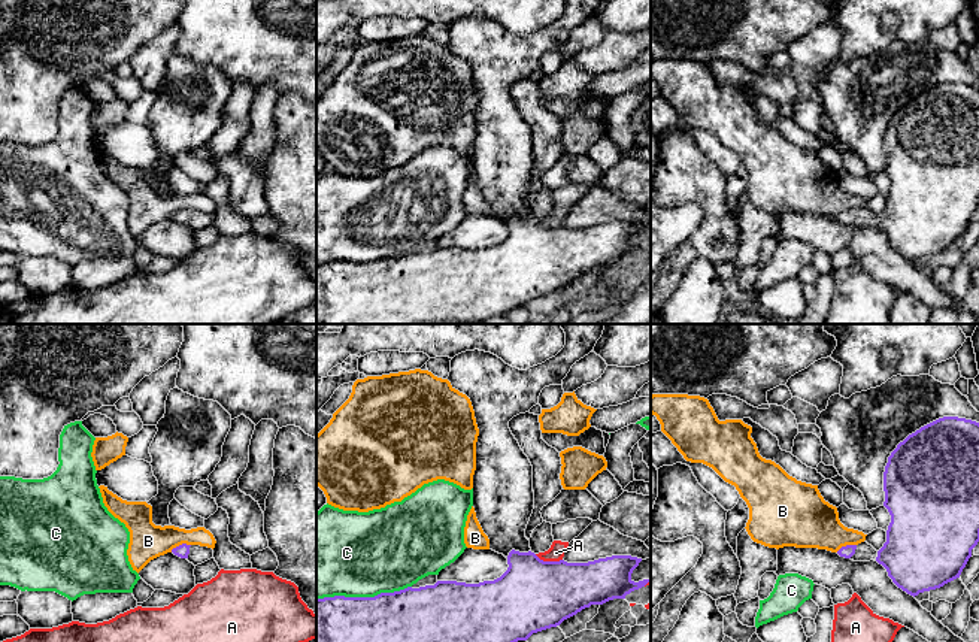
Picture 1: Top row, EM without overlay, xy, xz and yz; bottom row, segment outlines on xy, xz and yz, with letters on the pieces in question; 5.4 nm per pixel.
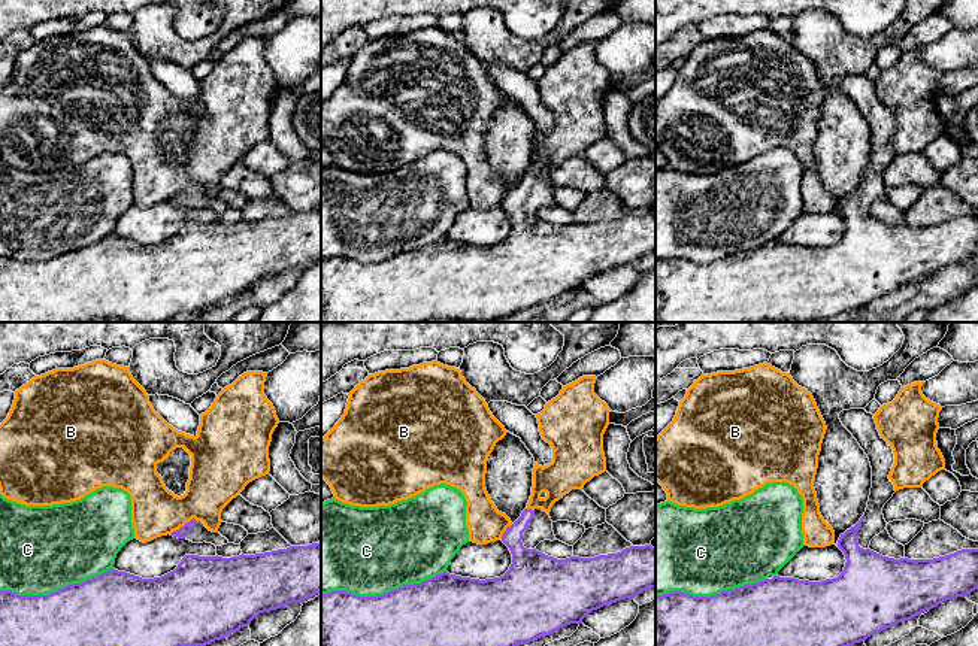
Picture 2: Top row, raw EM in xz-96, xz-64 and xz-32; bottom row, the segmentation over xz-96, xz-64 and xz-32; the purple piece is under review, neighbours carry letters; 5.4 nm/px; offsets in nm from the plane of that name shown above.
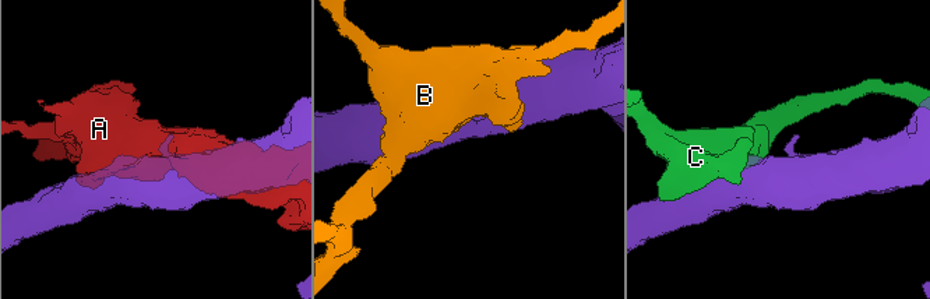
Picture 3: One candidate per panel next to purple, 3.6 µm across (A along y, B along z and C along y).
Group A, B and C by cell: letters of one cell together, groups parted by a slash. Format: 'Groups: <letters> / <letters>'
Groups: A / B / C

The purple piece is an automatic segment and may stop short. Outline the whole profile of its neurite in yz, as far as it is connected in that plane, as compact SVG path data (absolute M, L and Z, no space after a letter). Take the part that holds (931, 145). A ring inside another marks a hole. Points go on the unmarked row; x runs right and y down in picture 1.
M943 82L909 100L888 122L883 157L891 181L883 212L876 216L864 206L842 212L837 219L878 227L913 263L960 243L979 208L979 88Z

